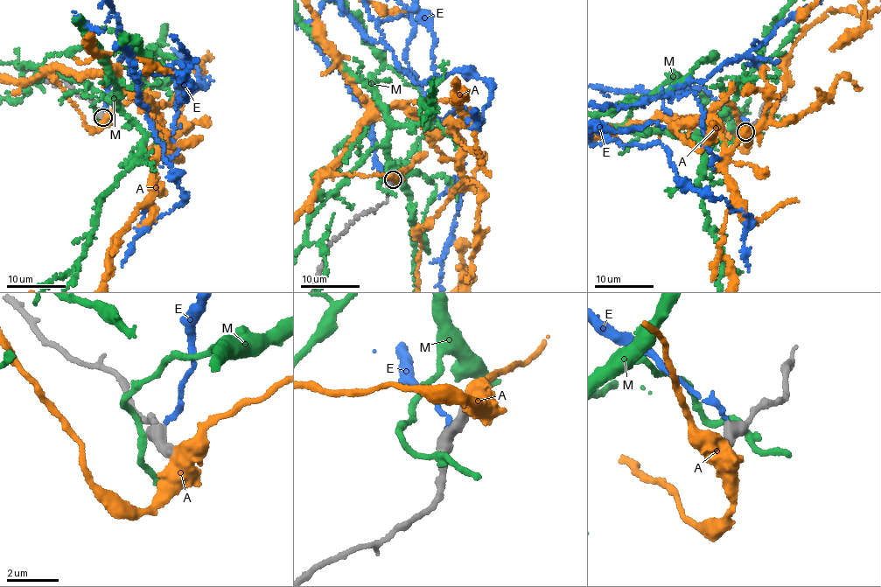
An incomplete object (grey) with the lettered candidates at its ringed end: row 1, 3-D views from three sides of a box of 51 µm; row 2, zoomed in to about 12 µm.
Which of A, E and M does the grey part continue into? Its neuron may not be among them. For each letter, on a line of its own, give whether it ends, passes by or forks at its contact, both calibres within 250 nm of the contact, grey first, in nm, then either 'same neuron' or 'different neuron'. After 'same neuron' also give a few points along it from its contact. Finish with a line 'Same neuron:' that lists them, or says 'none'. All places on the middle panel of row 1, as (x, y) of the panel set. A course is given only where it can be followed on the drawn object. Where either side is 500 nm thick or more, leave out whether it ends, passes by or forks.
A: 420/600 nm | different neuron
E: it ends | 400/200 nm | different neuron
M: it passes by | 380/240 nm | different neuron
Same neuron: none

